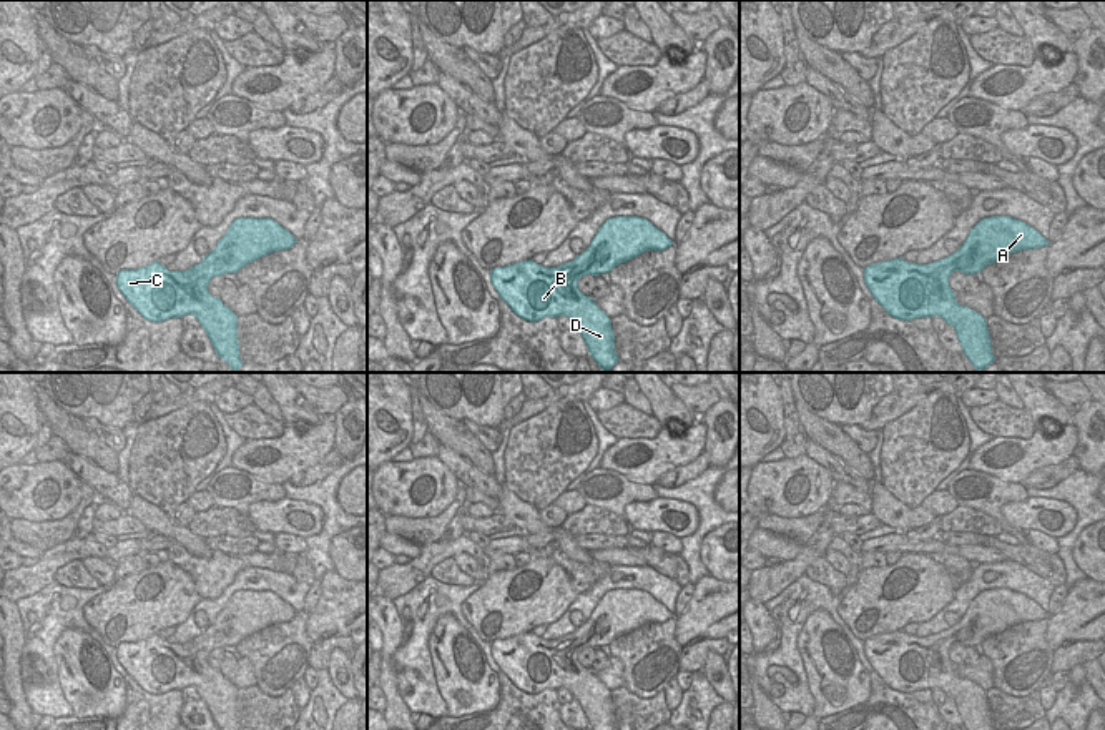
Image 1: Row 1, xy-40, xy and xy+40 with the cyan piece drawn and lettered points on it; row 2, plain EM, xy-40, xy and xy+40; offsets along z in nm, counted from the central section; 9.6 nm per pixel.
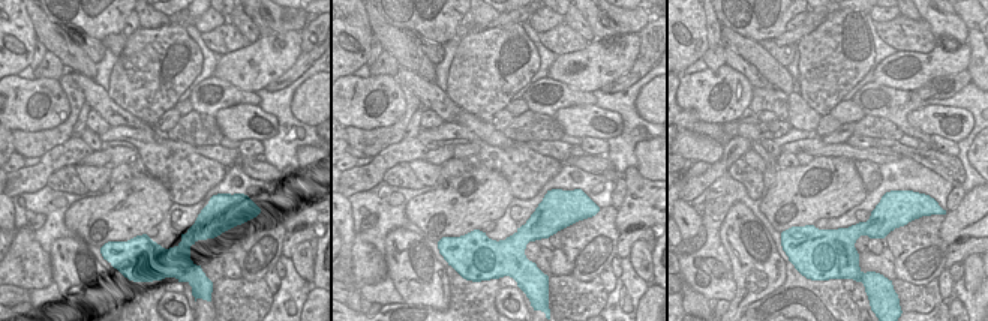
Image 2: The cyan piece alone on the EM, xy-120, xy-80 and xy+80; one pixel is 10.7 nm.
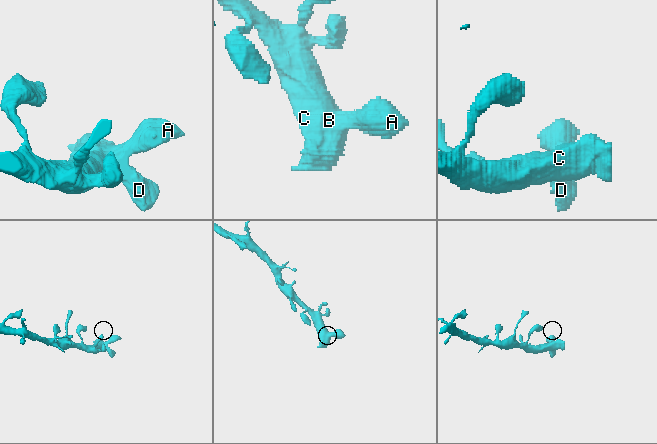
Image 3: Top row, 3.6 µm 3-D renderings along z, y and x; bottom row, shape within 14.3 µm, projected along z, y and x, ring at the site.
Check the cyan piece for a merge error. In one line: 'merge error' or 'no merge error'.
no merge error

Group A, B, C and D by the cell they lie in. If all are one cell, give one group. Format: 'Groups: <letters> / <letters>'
Groups: A B C D

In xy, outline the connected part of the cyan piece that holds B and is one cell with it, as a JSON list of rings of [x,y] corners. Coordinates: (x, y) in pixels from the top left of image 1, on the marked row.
[[[615,216],[600,226],[590,246],[573,261],[543,268],[525,259],[494,268],[490,281],[500,299],[525,321],[567,316],[580,331],[595,363],[610,371],[618,363],[611,321],[595,299],[578,289],[578,279],[610,273],[645,251],[663,251],[673,243],[645,218]]]

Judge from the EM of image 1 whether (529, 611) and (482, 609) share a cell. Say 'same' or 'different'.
same

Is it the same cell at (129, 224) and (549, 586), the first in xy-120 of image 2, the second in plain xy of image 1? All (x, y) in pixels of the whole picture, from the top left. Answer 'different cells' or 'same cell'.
same cell

